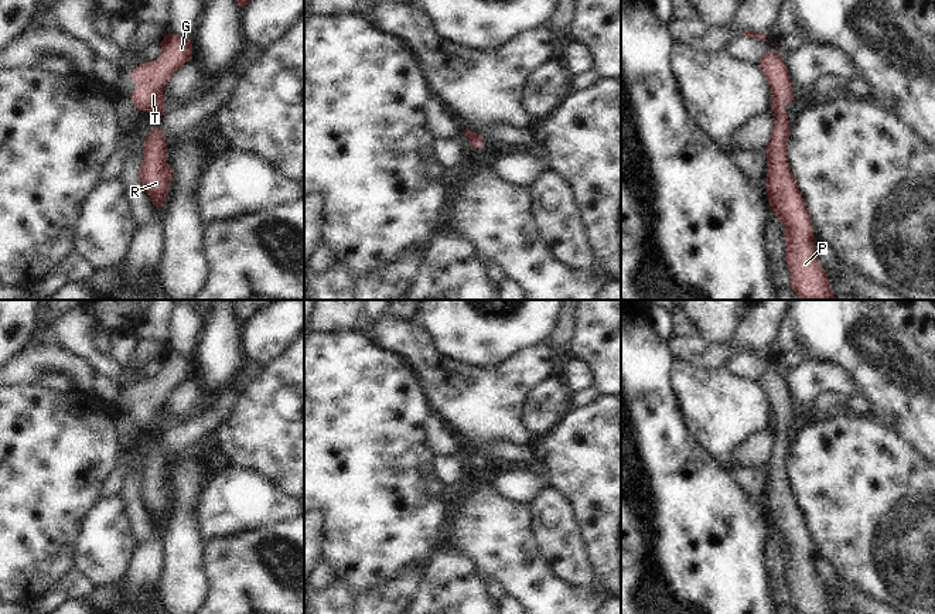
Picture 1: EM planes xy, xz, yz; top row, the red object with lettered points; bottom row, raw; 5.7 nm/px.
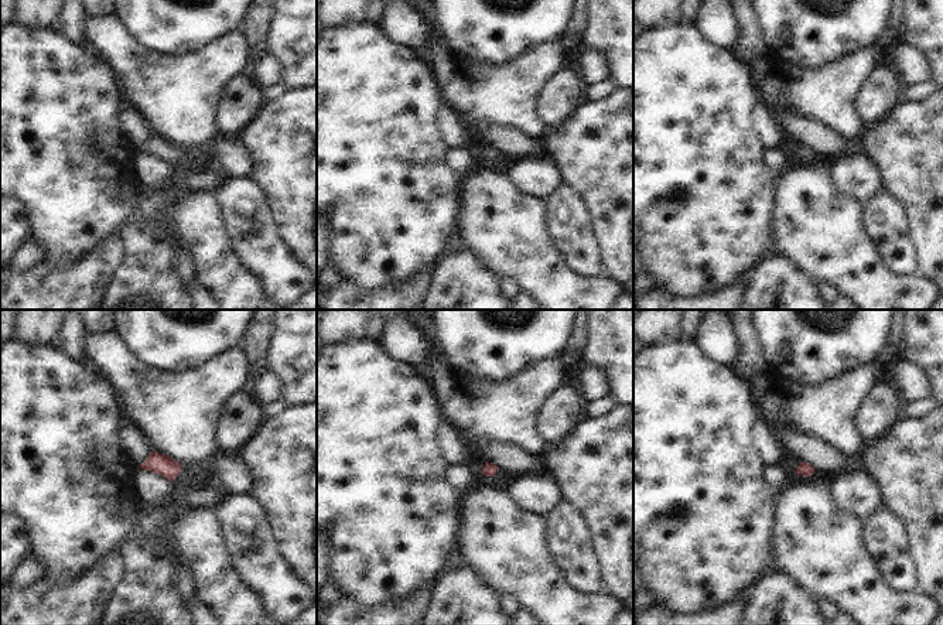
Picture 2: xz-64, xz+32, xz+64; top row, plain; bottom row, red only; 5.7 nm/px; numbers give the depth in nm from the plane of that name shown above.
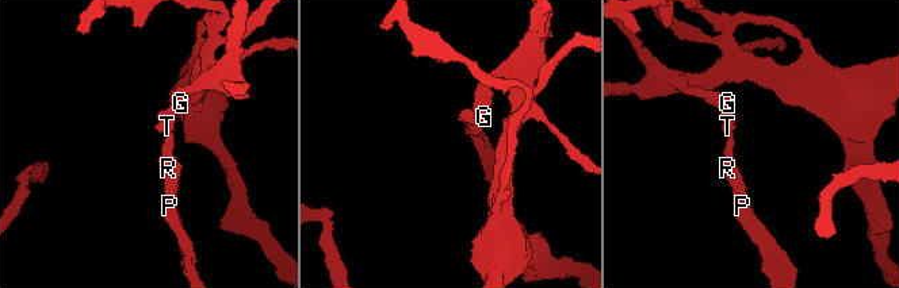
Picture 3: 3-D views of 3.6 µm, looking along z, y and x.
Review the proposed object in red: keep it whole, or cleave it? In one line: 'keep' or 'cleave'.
keep

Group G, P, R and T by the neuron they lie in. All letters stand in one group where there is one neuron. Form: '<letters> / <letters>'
G P R T

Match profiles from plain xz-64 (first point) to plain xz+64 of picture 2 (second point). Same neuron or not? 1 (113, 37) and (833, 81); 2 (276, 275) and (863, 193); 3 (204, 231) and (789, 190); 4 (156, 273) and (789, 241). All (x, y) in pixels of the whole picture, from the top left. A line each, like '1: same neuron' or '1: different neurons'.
1: same neuron
2: different neurons
3: same neuron
4: different neurons

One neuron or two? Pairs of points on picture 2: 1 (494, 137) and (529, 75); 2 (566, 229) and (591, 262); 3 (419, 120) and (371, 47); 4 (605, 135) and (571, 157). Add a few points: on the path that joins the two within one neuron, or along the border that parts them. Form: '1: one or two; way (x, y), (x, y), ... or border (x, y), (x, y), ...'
1: two; border (468, 122), (472, 125), (519, 127), (530, 137)
2: one; way (574, 238), (586, 253)
3: one; way (413, 102), (376, 65)
4: one; way (597, 143), (593, 147), (580, 149)

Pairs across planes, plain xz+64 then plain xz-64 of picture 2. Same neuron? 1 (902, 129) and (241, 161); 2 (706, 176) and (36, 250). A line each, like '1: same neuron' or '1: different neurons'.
1: different neurons
2: different neurons

